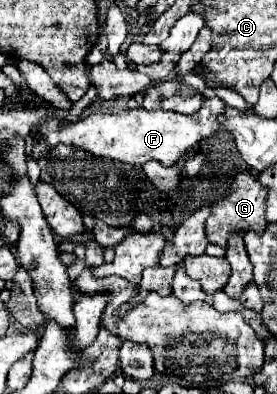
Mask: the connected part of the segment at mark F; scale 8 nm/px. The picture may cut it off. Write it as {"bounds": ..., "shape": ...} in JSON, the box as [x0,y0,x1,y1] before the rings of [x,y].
{"bounds":[33,98,225,166],"shape":[[[211,98],[205,100],[199,112],[195,112],[193,116],[167,110],[147,112],[145,108],[139,108],[139,110],[121,110],[117,114],[91,112],[89,116],[71,126],[63,126],[63,122],[57,118],[47,118],[39,128],[43,140],[35,144],[33,158],[35,160],[41,158],[45,152],[49,152],[49,148],[57,144],[75,144],[83,150],[89,150],[95,156],[105,156],[125,164],[145,164],[149,160],[157,160],[163,166],[173,166],[185,152],[195,148],[201,140],[219,134],[221,114],[225,114],[225,102],[219,98]]]}

